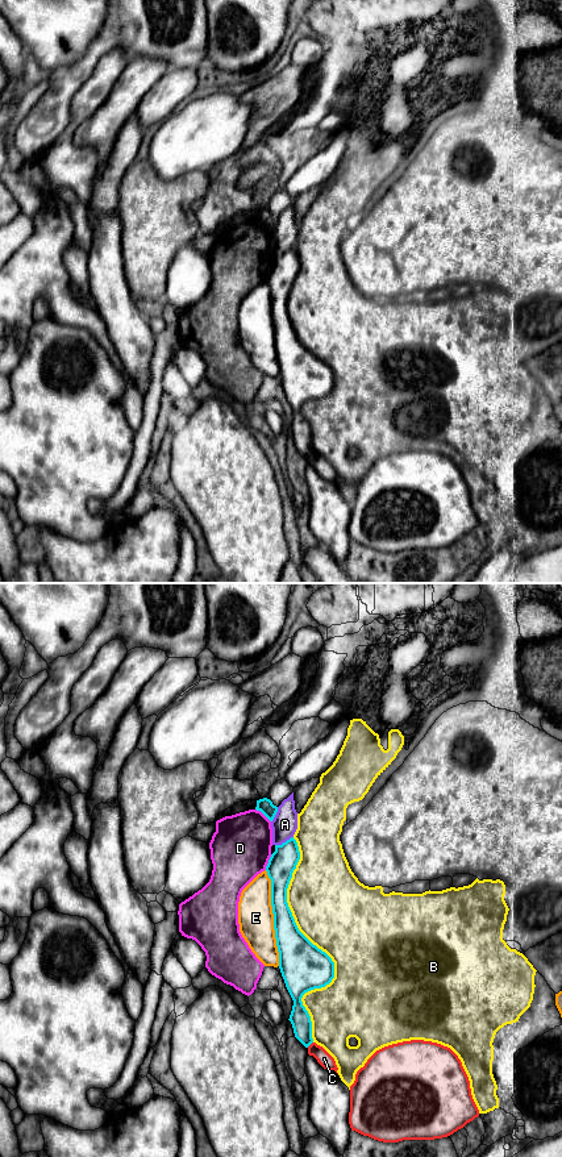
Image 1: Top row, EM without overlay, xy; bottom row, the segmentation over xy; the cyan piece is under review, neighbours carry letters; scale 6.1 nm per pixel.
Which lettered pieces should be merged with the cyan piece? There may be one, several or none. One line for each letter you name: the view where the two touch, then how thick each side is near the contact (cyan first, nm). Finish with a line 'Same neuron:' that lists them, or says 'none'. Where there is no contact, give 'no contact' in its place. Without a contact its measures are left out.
Same neuron: none

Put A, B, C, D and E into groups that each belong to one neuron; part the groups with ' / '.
A / B / C E / D

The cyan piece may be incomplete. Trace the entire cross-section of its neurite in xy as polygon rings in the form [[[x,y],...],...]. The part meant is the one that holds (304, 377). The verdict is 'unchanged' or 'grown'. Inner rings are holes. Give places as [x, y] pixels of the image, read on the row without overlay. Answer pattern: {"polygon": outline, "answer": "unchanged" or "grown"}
{"polygon": [[[294,247],[275,255],[266,282],[271,290],[271,316],[274,340],[279,362],[279,379],[286,398],[294,411],[290,432],[295,448],[308,458],[312,453],[312,432],[303,416],[305,403],[325,398],[334,388],[334,373],[313,355],[297,338],[287,313],[287,299],[300,270]]], "answer": "unchanged"}

